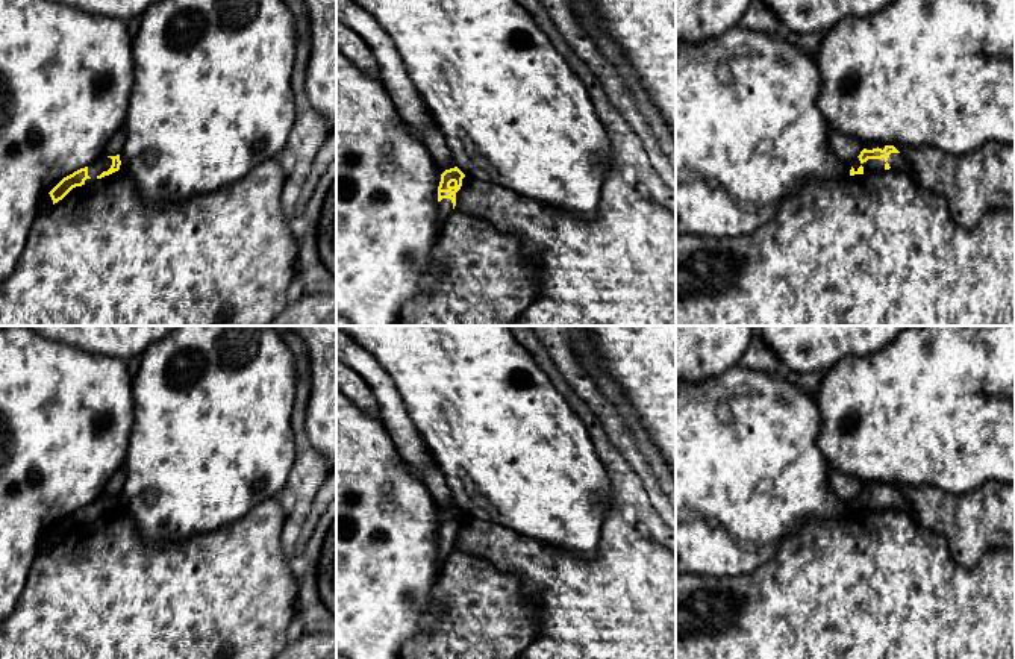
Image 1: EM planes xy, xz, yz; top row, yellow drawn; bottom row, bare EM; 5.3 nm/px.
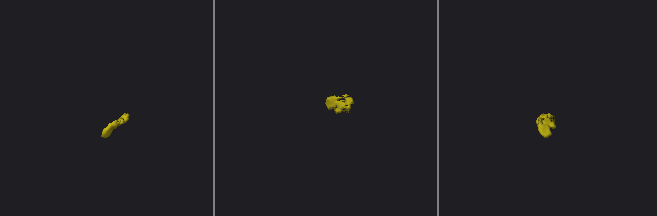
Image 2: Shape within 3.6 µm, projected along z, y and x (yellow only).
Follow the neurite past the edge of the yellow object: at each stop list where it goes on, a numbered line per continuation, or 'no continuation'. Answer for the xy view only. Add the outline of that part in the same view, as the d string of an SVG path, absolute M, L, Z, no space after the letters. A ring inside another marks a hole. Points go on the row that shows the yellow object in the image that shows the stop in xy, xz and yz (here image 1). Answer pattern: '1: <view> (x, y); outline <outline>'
1: xy (102, 164); outline M100 156L97 158L91 165L88 165L88 179L85 180L86 183L91 183L97 180L97 177L103 173L108 171L112 165L112 159L108 156Z

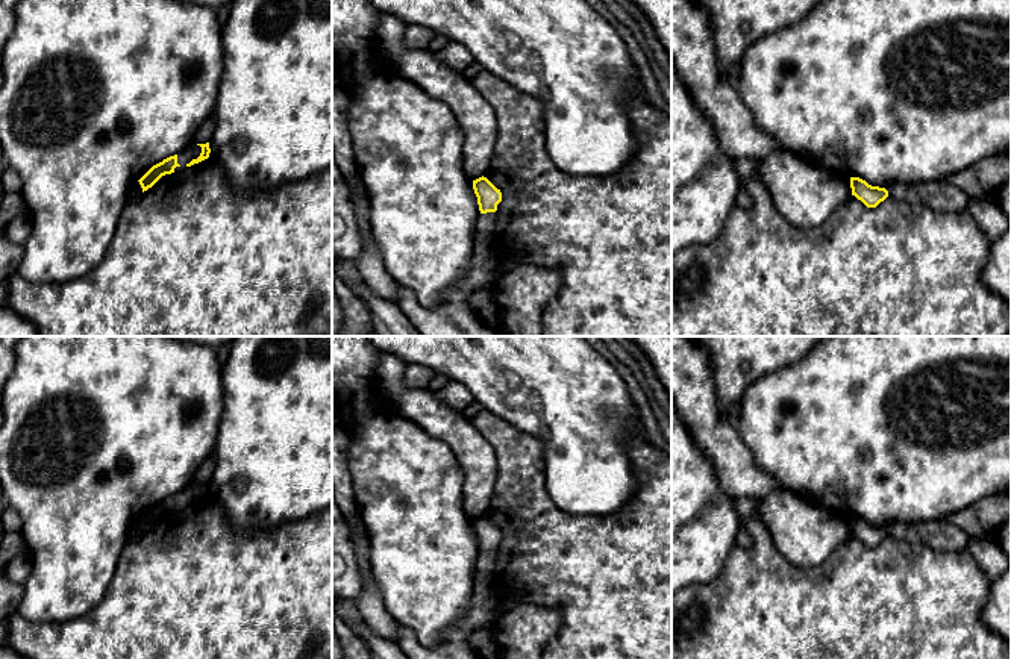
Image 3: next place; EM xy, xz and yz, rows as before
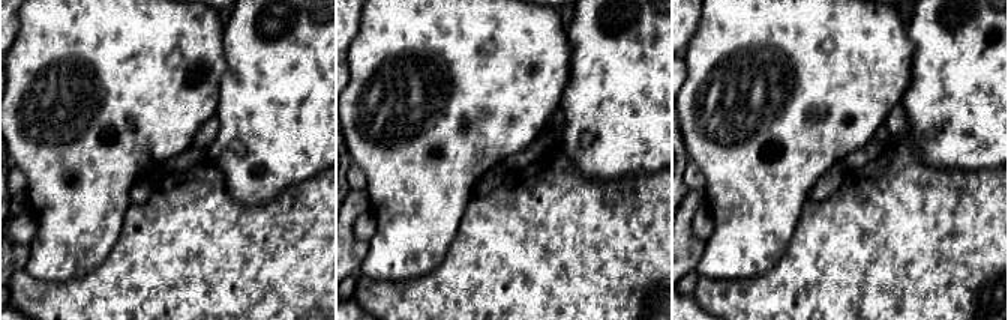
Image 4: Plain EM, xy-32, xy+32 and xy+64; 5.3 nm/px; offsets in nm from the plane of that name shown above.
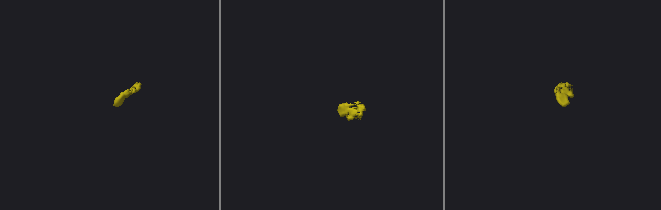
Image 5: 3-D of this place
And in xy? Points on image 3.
1: xy (191, 152); outline M189 144L186 145L180 153L177 153L177 167L174 168L176 171L180 171L186 168L186 165L192 161L197 159L202 153L202 147L197 144Z

